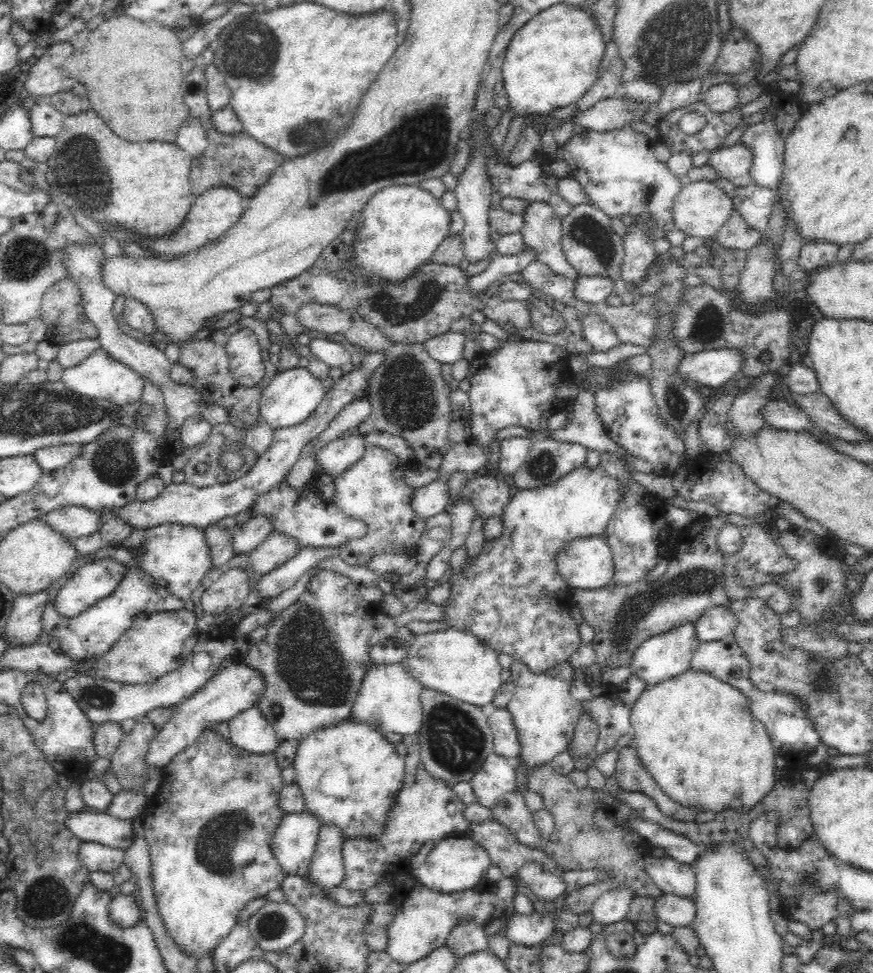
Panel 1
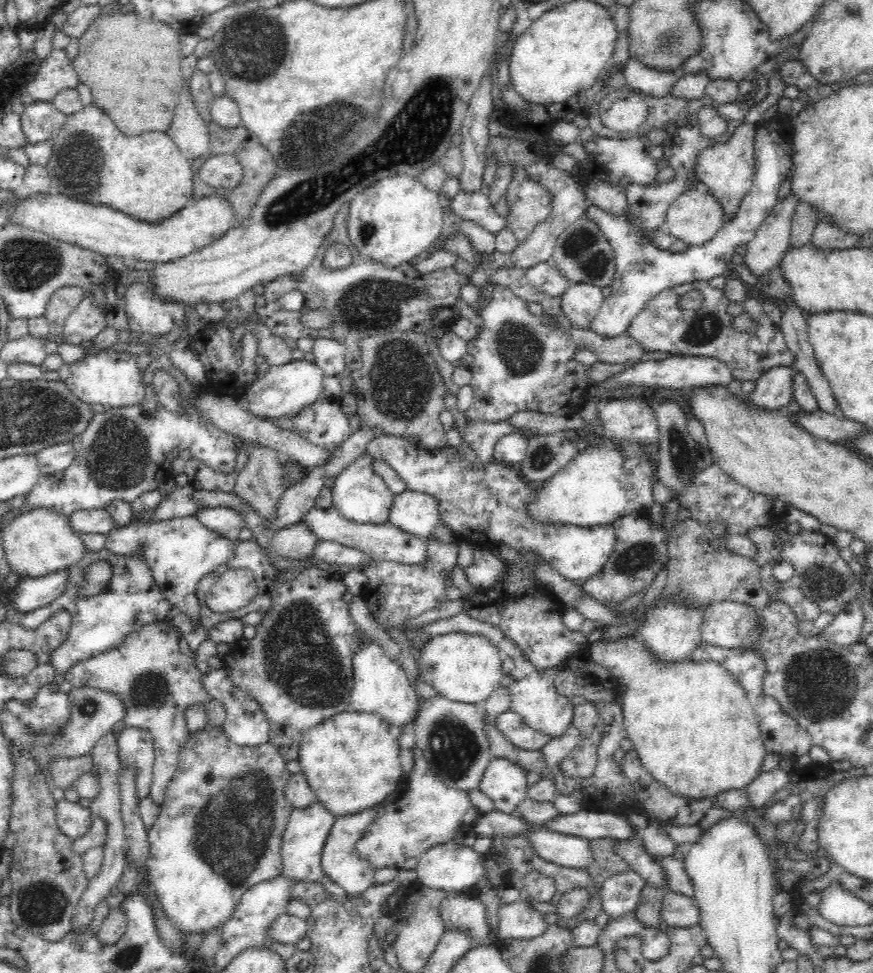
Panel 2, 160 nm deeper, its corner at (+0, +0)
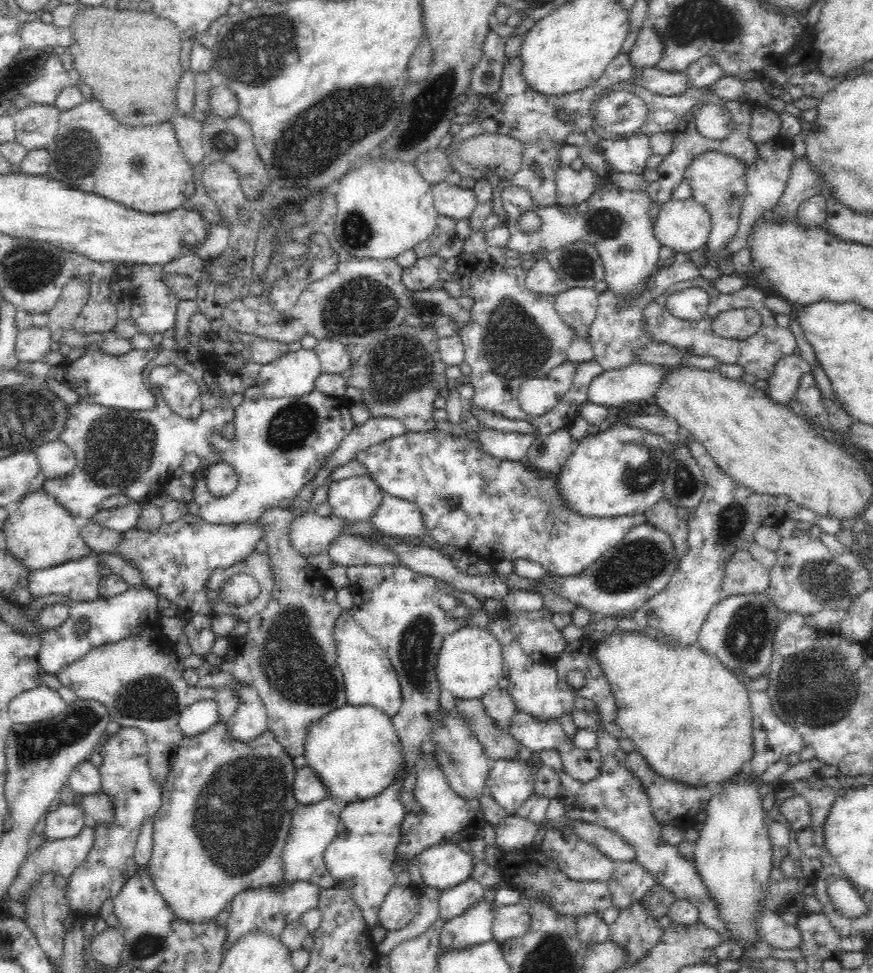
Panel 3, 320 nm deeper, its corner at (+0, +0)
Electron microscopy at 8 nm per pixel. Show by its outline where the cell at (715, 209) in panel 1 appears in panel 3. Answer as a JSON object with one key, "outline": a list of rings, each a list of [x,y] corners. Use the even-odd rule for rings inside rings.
{"outline":[[[690,197],[665,202],[651,224],[660,246],[667,246],[674,253],[702,249],[711,228],[710,213]]]}

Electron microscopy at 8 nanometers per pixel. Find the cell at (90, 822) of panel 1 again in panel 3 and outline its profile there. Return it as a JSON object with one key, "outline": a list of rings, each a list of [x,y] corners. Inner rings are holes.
{"outline":[[[58,805],[46,817],[45,838],[51,841],[72,838],[85,827],[85,817],[76,806]]]}

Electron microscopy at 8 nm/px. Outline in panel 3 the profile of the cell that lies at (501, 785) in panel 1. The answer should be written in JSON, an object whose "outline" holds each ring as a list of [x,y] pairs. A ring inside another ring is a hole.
{"outline":[[[517,759],[493,761],[487,781],[490,795],[508,815],[515,815],[533,793],[535,778],[528,762]]]}

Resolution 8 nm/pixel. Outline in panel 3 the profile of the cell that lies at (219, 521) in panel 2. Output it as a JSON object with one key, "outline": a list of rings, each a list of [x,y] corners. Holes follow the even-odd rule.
{"outline":[[[256,383],[248,386],[242,396],[243,402],[235,408],[235,437],[232,440],[224,440],[218,434],[210,436],[210,451],[218,457],[215,464],[233,467],[239,478],[237,487],[229,495],[214,497],[207,489],[205,471],[202,471],[202,478],[196,479],[192,500],[189,501],[194,501],[198,506],[198,516],[212,524],[254,522],[259,520],[265,510],[272,507],[289,509],[298,491],[317,475],[326,464],[327,458],[340,446],[342,439],[357,426],[350,415],[352,402],[344,395],[333,397],[314,388],[308,394],[266,398]]]}

